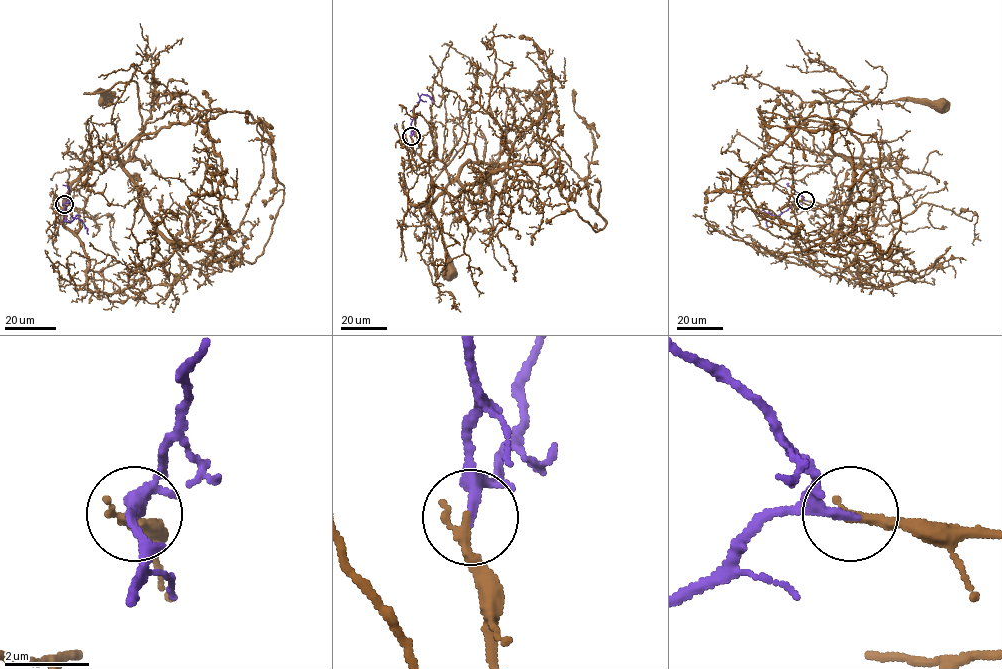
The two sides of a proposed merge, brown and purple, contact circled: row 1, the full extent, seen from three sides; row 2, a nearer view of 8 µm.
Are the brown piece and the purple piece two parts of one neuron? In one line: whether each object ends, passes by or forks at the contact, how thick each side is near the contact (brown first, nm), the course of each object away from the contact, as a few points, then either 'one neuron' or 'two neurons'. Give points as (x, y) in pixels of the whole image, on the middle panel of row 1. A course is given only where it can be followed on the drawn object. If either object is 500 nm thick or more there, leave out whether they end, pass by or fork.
brown passes by; purple passes by; calibres 180 and 200 nm; course brown (411, 136), (420, 167), (440, 160), (454, 178), (480, 163), (465, 144), (430, 190), (450, 274); course purple (411, 136), (413, 108), (421, 95), (432, 98); one neuron

